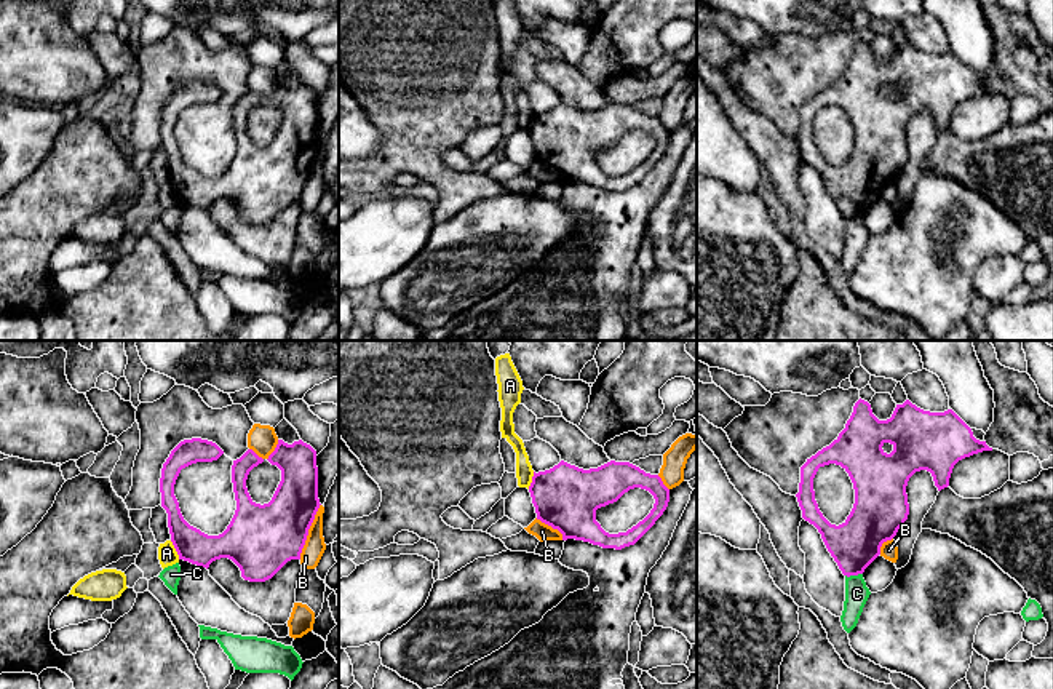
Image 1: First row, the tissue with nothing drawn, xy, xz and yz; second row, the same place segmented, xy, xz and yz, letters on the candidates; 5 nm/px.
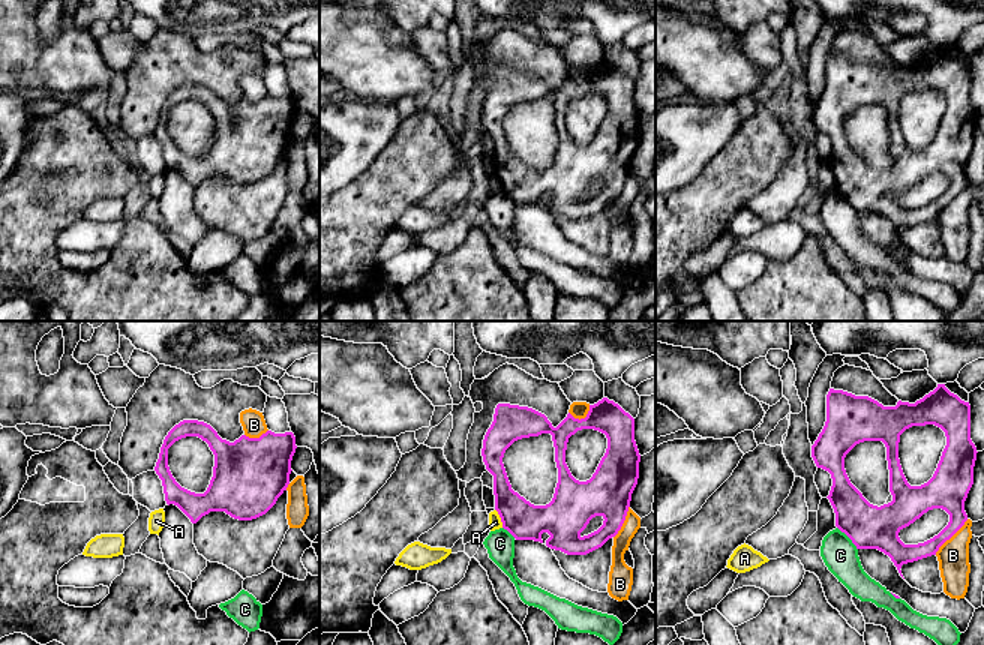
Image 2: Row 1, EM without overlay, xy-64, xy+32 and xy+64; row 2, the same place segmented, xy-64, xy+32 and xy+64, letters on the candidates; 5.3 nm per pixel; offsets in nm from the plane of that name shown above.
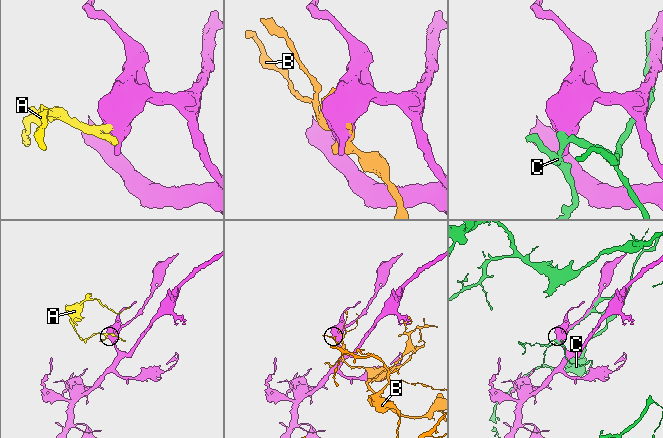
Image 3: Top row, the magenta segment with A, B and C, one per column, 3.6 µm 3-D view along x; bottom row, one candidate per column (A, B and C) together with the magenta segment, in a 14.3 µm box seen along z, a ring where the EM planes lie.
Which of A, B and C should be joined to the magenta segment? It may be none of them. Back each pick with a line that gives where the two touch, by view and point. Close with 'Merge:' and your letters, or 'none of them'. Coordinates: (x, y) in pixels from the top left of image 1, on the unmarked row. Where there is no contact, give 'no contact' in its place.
Merge: none of them

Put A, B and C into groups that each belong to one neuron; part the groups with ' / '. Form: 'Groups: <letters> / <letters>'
Groups: A / B / C

